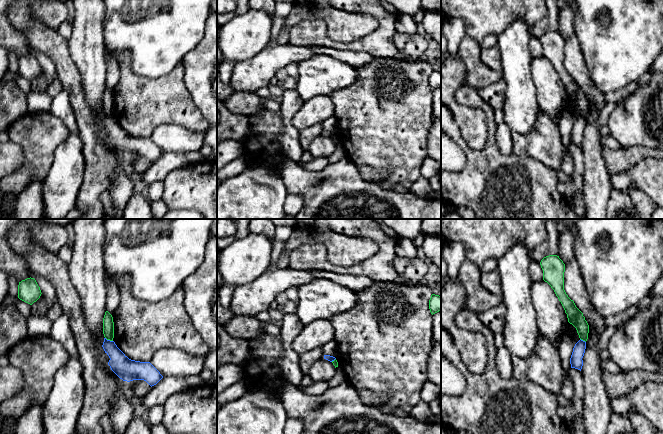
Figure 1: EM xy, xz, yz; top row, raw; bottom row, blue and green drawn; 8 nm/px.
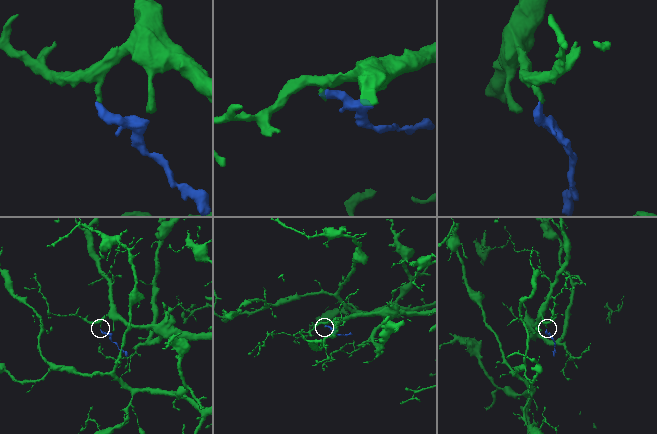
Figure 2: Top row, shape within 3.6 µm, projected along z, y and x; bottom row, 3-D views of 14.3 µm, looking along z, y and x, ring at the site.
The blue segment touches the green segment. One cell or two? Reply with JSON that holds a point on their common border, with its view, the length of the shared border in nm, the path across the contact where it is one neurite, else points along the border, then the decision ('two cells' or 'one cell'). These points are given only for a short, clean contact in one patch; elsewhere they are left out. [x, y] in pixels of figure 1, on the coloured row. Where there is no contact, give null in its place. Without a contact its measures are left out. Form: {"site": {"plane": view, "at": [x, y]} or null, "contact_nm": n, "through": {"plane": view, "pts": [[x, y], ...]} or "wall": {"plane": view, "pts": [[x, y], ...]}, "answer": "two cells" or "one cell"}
{"site": {"plane": "xy", "at": [109, 340]}, "contact_nm": 70, "wall": {"plane": "xy", "pts": [[105, 337], [112, 341]]}, "answer": "two cells"}

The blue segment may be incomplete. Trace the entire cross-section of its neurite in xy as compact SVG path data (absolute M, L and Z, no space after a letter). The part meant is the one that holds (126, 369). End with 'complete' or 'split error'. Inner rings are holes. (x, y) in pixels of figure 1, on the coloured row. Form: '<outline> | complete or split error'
M104 338L102 347L110 358L108 365L111 370L123 381L144 380L152 387L163 378L150 362L129 359L114 341Z | complete

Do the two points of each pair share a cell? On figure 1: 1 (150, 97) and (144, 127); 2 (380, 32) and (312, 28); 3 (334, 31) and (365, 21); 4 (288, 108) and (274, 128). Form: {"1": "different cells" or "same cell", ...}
{"1": "same cell", "2": "same cell", "3": "same cell", "4": "different cells"}

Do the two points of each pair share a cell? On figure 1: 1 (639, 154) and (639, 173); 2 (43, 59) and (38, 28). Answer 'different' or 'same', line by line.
1: different
2: different

